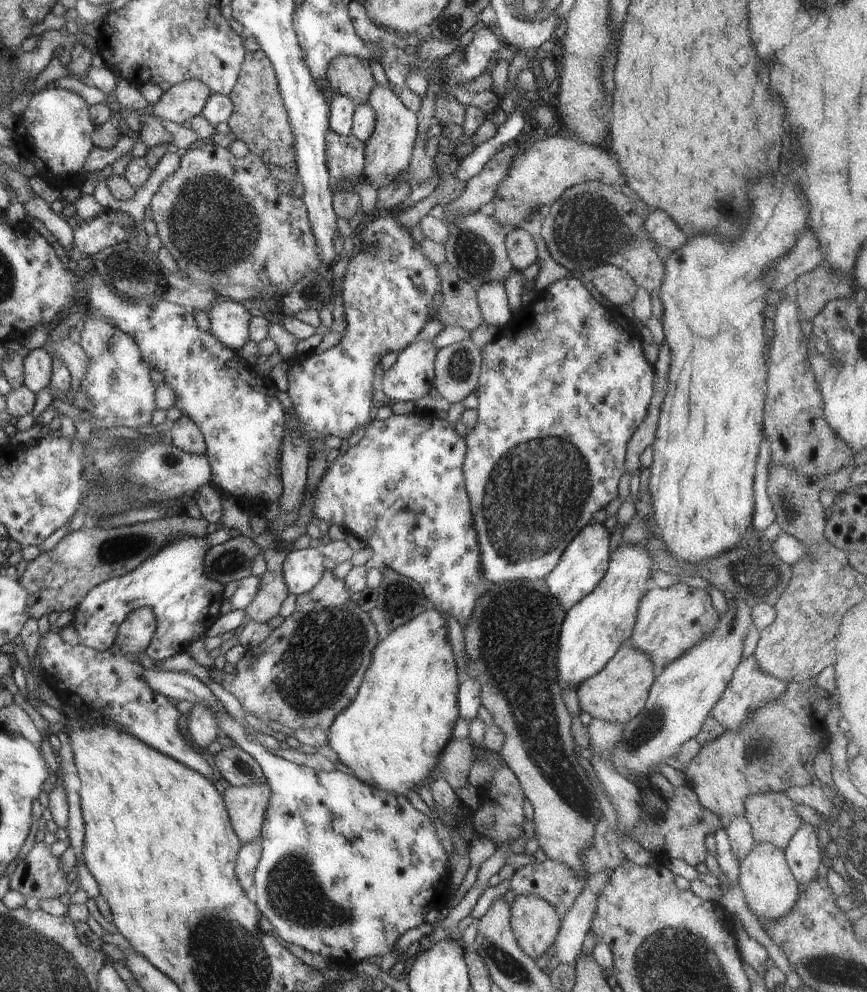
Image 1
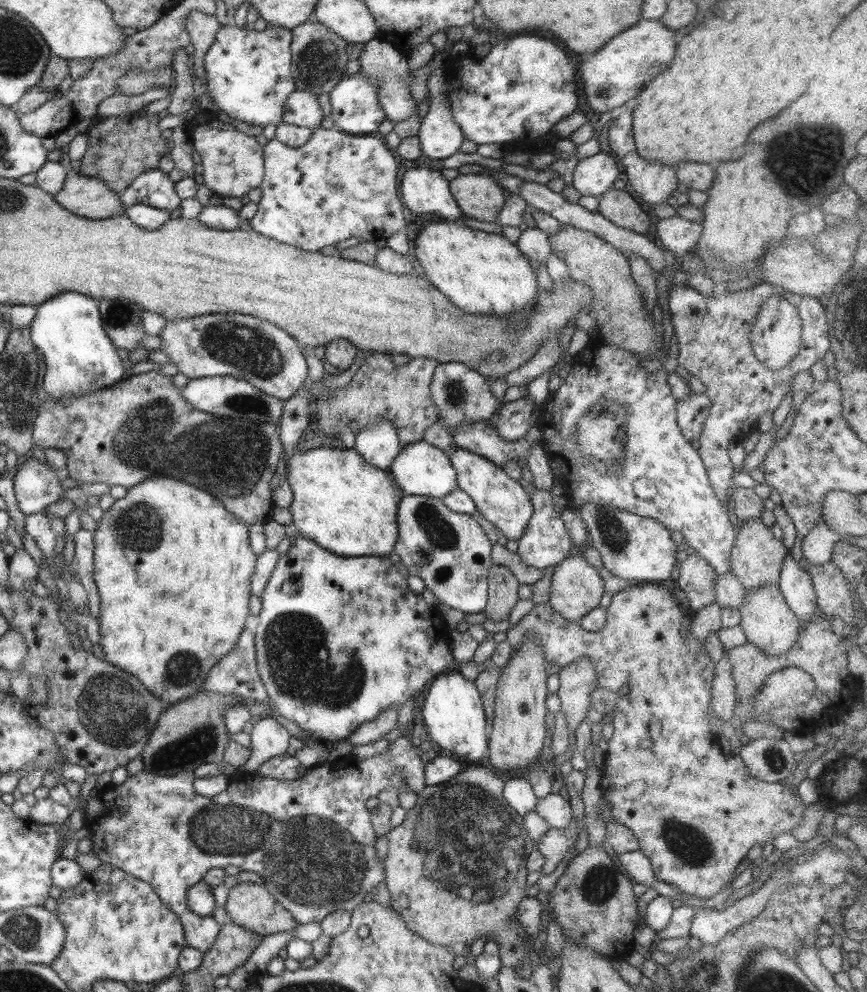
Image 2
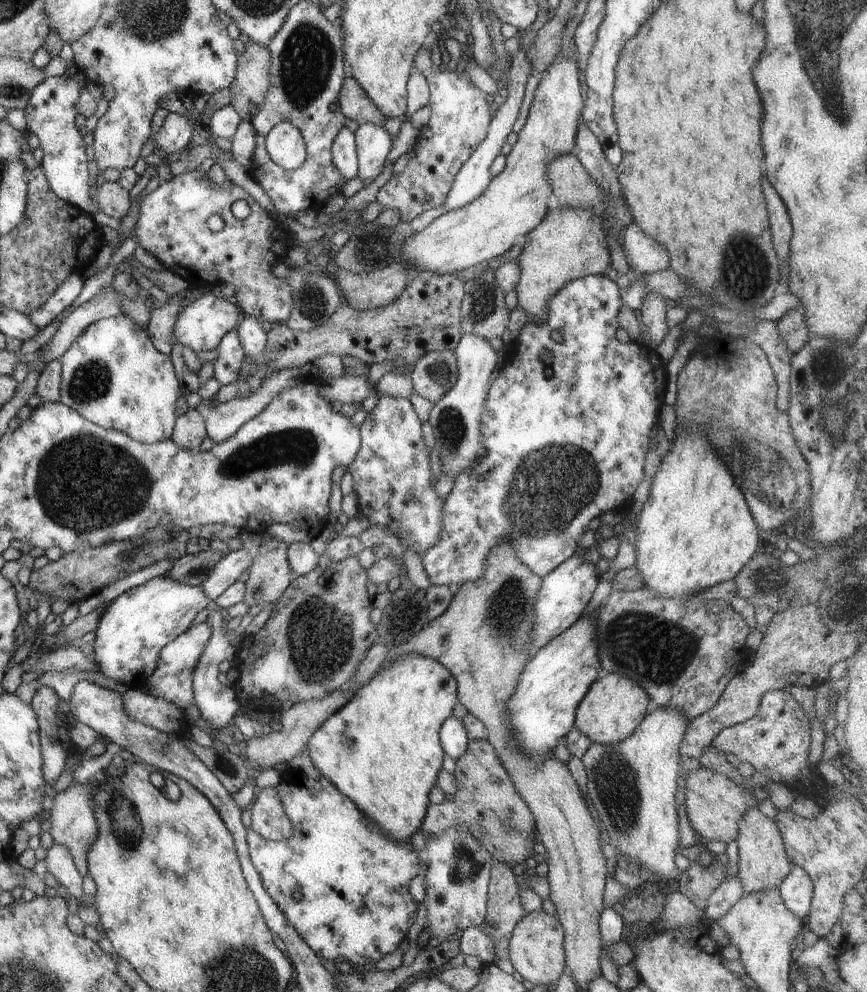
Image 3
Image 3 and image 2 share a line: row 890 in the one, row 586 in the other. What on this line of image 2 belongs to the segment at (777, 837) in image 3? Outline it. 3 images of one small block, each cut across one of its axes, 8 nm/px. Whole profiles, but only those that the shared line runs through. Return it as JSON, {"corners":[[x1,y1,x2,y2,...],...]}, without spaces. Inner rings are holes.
{"corners":[[748,520,740,525,735,538,731,550,730,570,741,580,747,592,764,585,778,583,781,564,788,552,789,549,784,543,776,539,771,529,761,520]]}

